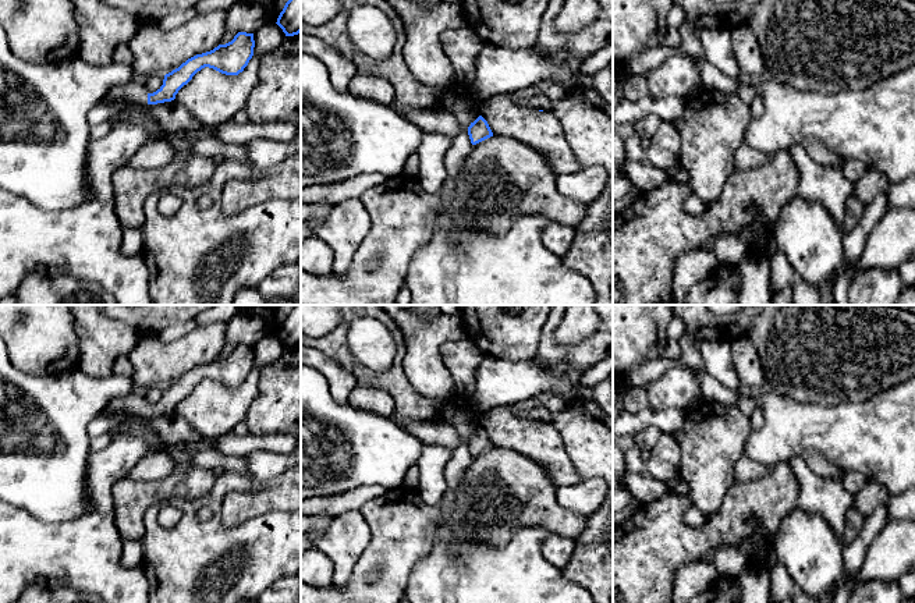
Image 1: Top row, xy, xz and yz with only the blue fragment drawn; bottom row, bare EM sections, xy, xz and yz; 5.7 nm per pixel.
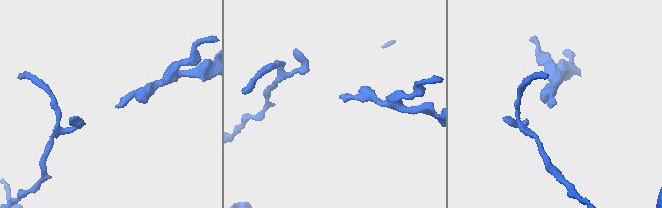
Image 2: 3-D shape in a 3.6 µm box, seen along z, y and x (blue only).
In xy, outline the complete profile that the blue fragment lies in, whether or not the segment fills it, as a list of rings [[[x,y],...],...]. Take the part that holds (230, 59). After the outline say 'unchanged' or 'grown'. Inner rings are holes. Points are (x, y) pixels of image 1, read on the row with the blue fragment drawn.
[[[238,32],[231,42],[219,45],[210,52],[196,54],[166,74],[163,85],[156,92],[149,93],[143,79],[135,78],[127,85],[110,89],[107,99],[127,99],[143,106],[171,102],[178,91],[205,67],[226,75],[238,75],[252,58],[253,47],[253,33]]]; grown

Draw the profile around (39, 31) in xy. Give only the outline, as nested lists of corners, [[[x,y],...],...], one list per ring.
[[[0,0],[0,25],[11,52],[24,61],[52,63],[78,52],[78,22],[72,0]]]

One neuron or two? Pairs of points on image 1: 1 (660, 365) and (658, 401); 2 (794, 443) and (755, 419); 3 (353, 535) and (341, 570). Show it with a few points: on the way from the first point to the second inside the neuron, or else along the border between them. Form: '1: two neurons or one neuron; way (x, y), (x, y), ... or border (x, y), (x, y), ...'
1: two neurons; border (690, 366), (670, 366), (655, 380), (644, 386)
2: two neurons; border (758, 405), (762, 411), (762, 425), (752, 431)
3: one neuron; way (344, 543), (343, 561)

